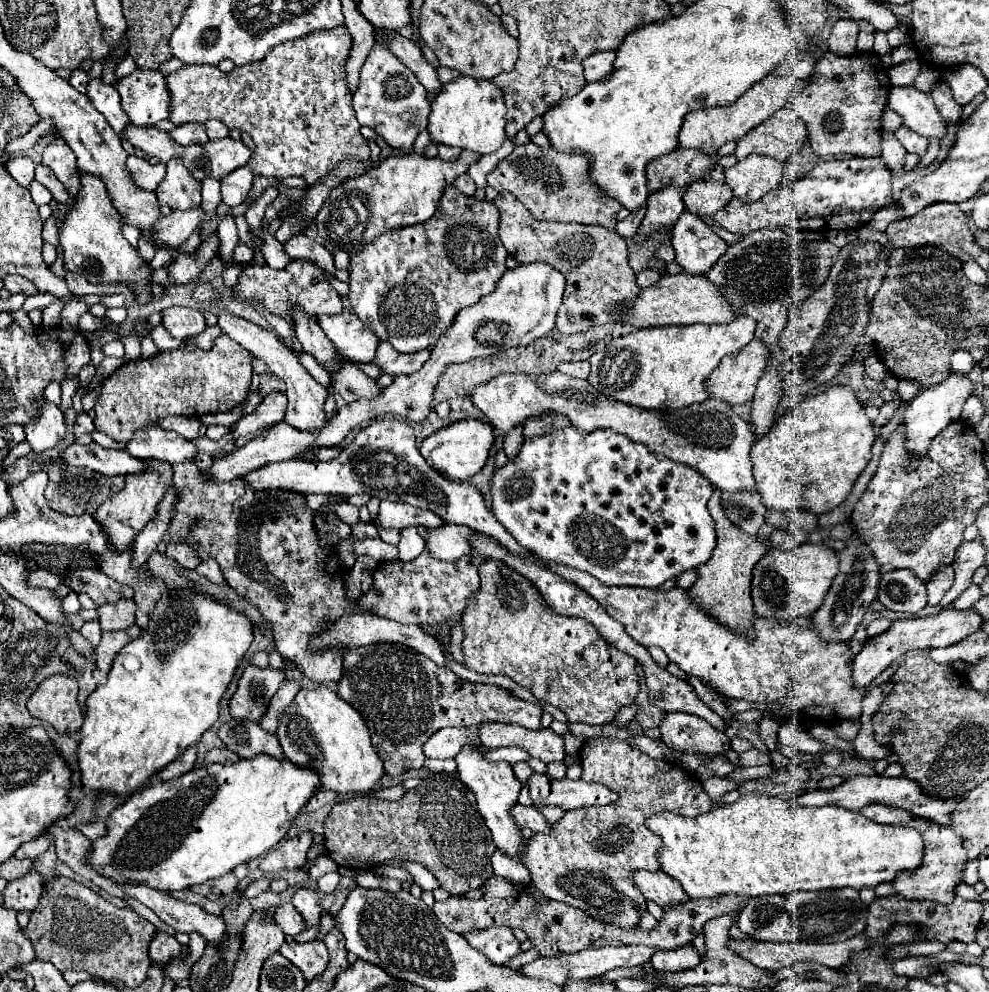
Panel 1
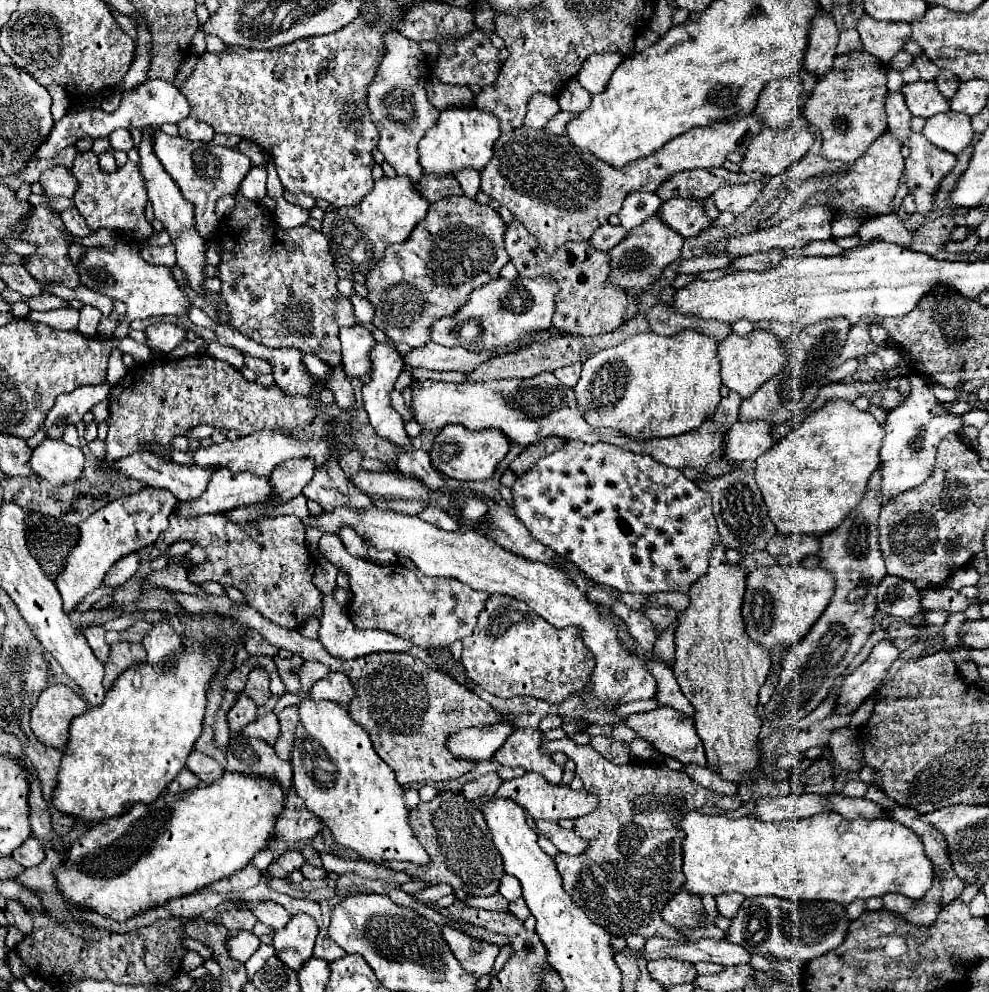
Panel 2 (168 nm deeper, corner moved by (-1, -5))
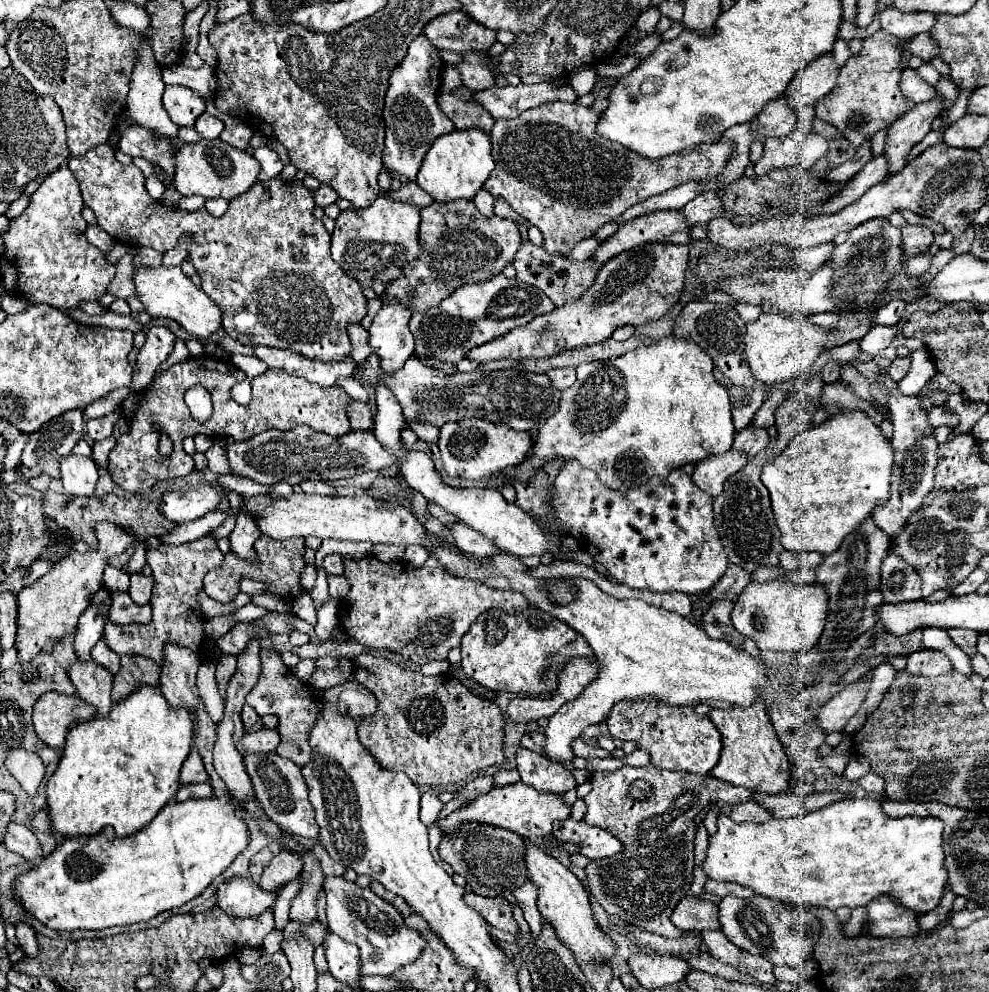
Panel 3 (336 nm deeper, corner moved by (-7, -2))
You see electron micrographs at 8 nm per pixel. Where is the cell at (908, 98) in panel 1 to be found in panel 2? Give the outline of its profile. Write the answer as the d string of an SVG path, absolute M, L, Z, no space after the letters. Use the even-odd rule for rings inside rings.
M947 112L947 114L935 114L927 118L923 136L935 146L951 154L959 154L971 144L973 128L971 128L969 116Z

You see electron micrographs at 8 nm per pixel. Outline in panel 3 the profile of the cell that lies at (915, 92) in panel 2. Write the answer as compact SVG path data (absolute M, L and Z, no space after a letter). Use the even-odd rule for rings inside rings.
M905 69L901 73L901 81L899 81L899 87L903 91L903 95L907 99L911 99L913 103L923 103L923 101L929 101L933 99L933 95L937 93L933 85L929 85L927 81L923 81L915 69Z

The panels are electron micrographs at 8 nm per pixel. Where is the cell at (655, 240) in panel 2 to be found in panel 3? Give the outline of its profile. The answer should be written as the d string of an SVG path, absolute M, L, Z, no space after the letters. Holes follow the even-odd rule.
M653 243L653 247L637 247L637 251L625 251L625 255L605 263L593 285L579 299L571 299L561 307L555 307L551 313L533 319L525 327L517 327L499 339L475 347L469 351L467 359L485 363L495 359L553 357L569 349L597 345L609 339L617 327L637 327L657 321L681 297L687 269L687 251L687 245L663 243Z

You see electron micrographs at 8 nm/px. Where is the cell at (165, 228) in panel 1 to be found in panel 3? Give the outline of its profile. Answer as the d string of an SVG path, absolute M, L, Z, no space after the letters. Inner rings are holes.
M139 247L137 253L133 255L133 267L159 267L163 255L149 249L149 247Z

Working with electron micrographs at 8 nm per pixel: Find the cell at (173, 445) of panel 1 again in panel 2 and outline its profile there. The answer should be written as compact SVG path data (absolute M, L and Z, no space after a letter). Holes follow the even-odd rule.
M261 430L261 432L255 432L255 434L249 434L249 436L243 436L235 442L231 440L225 440L221 444L211 444L207 448L199 446L197 450L191 450L191 456L193 456L193 462L197 466L225 466L229 470L235 470L235 472L243 472L243 470L249 470L253 474L259 474L259 476L269 476L271 470L287 460L287 458L299 458L299 456L309 456L315 460L317 466L323 466L325 460L331 456L331 450L329 446L335 446L335 454L341 456L341 444L333 442L323 442L323 440L293 440L293 438L287 438L283 436L279 430Z

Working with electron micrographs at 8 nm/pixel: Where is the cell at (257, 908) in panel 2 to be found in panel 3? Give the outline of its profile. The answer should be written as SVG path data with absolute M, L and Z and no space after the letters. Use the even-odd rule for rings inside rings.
M231 877L231 879L227 879L225 883L221 883L215 889L217 907L221 907L227 915L233 915L233 917L259 915L261 911L265 911L265 909L275 905L275 897L277 897L277 893L269 895L269 891L261 891L261 887L257 887L257 883L253 879L249 879L249 877Z

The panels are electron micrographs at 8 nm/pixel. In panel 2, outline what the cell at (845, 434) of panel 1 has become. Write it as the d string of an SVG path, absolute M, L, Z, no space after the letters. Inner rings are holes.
M831 400L823 408L809 414L797 428L785 438L775 442L755 462L755 480L765 498L769 518L781 534L815 534L823 536L831 532L843 518L861 502L869 476L879 466L879 442L883 438L883 426L869 414L861 412L847 400Z

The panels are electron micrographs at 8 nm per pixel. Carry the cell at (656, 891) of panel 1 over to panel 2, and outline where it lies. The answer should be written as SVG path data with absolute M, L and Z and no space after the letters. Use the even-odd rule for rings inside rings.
M677 892L671 902L667 902L661 910L661 916L665 922L669 922L675 928L695 928L699 924L699 918L703 914L701 896L693 896L685 892Z

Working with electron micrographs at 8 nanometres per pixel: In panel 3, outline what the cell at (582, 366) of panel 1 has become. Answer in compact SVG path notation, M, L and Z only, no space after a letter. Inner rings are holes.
M551 369L551 371L547 371L547 375L551 379L551 385L557 387L559 391L563 391L575 383L575 369Z

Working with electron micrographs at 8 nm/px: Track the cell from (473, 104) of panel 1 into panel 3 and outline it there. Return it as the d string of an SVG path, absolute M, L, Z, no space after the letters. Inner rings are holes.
M481 129L453 131L449 135L441 135L441 139L433 143L423 159L421 171L417 173L415 181L437 203L447 203L453 199L473 199L493 167L495 163L491 157L491 141L485 133L481 133Z

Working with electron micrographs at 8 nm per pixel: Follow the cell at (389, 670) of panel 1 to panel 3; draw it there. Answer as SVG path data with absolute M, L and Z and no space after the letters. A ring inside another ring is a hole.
M365 653L353 659L353 673L379 701L377 713L361 719L357 735L385 771L401 771L417 787L445 787L505 761L503 711L493 701L473 695L453 675L425 677Z

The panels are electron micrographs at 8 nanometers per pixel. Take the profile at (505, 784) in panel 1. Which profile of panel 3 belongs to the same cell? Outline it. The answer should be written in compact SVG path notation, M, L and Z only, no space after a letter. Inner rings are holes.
M525 843L527 845L527 871L529 879L539 885L539 899L537 907L541 911L543 919L549 919L553 923L553 929L561 943L569 947L569 951L575 955L577 961L589 961L589 959L599 959L607 961L615 953L613 941L609 941L595 925L587 889L581 885L581 881L567 869L563 867L555 857L545 855L535 843Z

